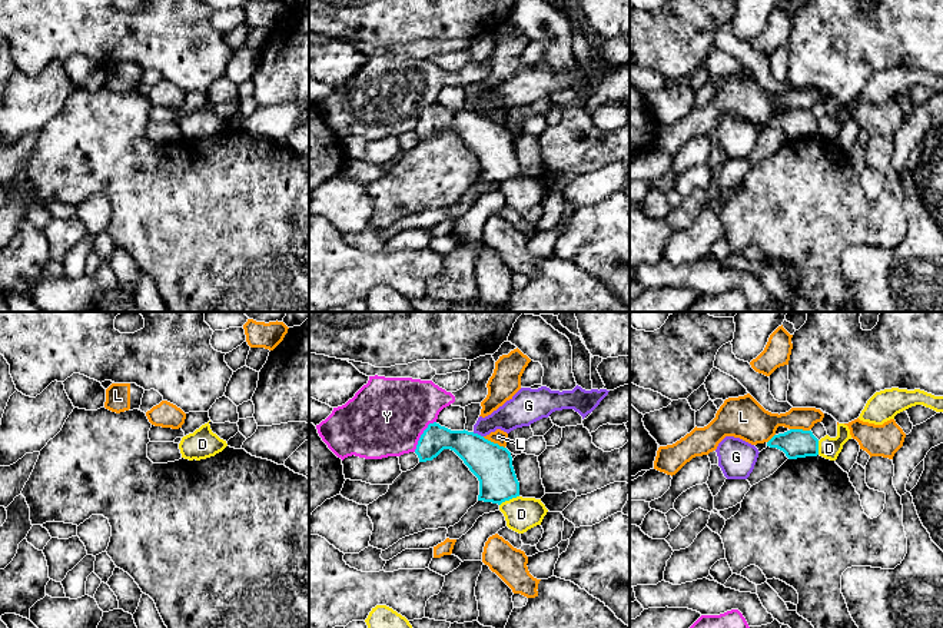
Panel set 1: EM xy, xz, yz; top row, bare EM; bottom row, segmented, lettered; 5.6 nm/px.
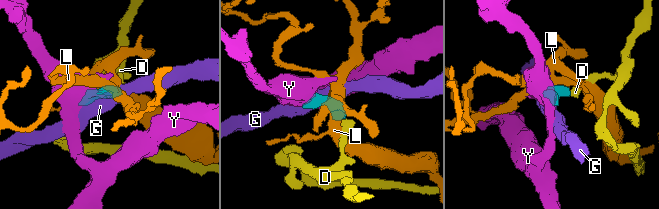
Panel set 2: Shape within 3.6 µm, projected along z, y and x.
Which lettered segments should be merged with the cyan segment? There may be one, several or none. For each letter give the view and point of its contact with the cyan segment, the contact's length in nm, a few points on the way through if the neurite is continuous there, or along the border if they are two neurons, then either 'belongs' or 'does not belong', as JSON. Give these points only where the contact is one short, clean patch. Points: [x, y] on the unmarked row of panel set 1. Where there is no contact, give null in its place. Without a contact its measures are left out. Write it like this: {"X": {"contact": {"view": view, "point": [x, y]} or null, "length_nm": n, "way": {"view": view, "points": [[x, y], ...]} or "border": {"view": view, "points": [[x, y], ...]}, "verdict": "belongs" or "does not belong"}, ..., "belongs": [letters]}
{"D": {"contact": {"view": "xz", "point": [508, 179]}, "length_nm": 130, "border": {"view": "xz", "points": [[518, 175], [505, 179], [500, 185]]}, "verdict": "does not belong"}, "G": {"contact": {"view": "xz", "point": [477, 113]}, "length_nm": 70, "verdict": "does not belong"}, "L": {"contact": {"view": "xz", "point": [492, 122]}, "length_nm": 140, "border": {"view": "xz", "points": [[482, 116], [504, 128]]}, "verdict": "does not belong"}, "Y": {"contact": {"view": "xz", "point": [421, 115]}, "length_nm": 220, "border": {"view": "xz", "points": [[435, 100], [424, 110], [414, 130]]}, "verdict": "does not belong"}, "belongs": []}

